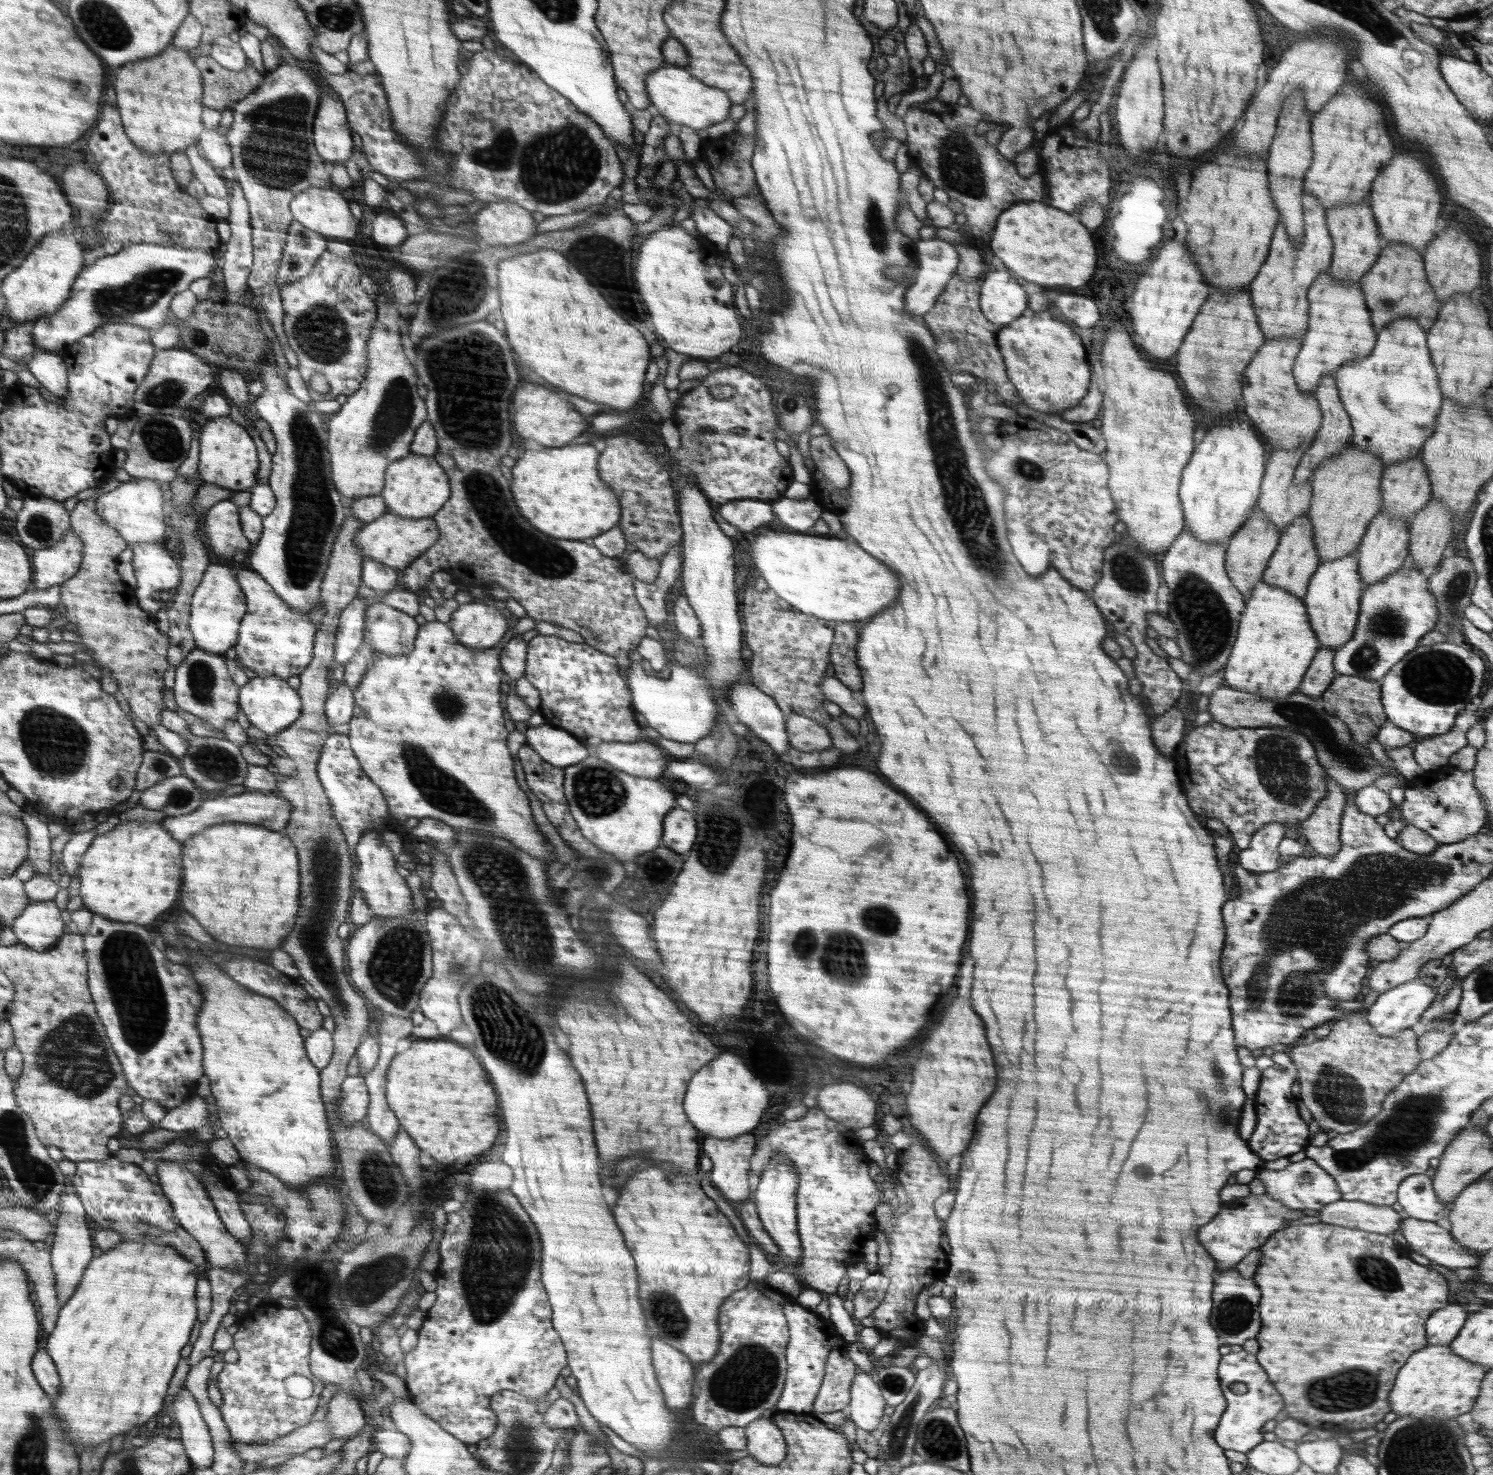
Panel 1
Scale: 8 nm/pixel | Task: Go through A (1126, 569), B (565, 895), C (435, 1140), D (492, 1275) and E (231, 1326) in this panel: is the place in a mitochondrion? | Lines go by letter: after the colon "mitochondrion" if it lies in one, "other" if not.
A: mitochondrion
B: mitochondrion
C: other
D: mitochondrion
E: other

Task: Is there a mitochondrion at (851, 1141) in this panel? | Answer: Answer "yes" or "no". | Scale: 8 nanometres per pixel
no

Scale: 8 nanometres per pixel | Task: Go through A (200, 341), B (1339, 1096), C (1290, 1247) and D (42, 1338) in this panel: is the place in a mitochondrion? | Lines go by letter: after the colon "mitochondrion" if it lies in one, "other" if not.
A: mitochondrion
B: mitochondrion
C: other
D: other

